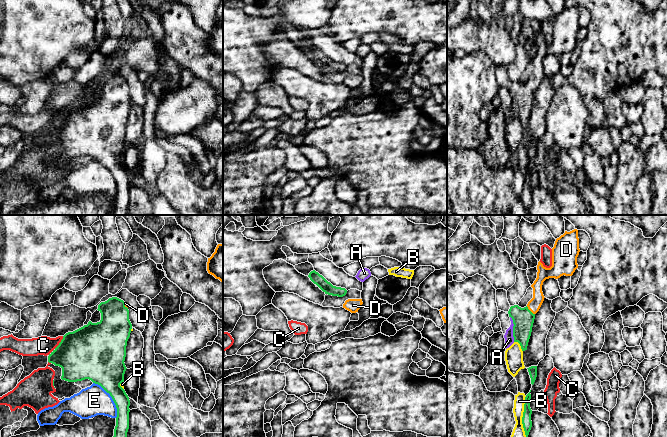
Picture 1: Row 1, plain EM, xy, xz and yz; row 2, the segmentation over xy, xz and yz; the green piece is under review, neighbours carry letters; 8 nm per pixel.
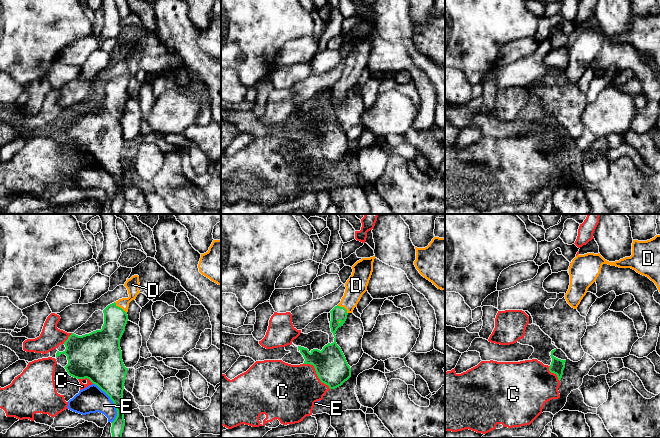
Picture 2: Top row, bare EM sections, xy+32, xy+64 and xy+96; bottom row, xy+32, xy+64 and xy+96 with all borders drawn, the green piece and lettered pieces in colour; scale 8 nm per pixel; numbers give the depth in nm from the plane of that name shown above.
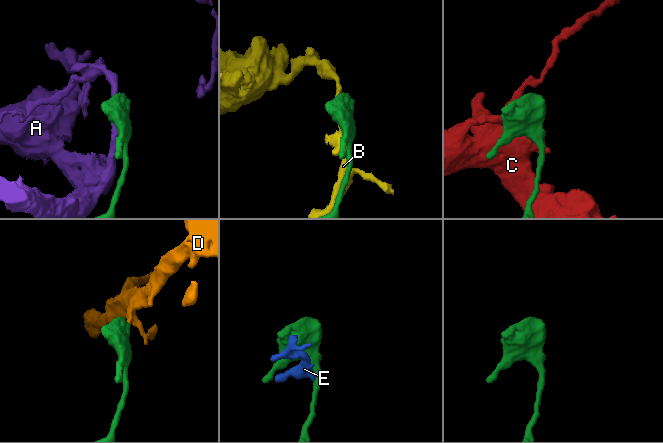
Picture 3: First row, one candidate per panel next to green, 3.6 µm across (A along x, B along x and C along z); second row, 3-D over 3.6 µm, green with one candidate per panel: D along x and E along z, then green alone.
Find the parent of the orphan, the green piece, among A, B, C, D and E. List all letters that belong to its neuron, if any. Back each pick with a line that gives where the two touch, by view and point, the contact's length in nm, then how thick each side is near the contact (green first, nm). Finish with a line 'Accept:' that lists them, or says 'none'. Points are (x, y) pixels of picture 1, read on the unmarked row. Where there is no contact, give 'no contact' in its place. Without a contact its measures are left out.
D: meets green in yz at (529, 86); contact 100 nm long; 170 nm thick on the green side, 100 nm on the other
Accept: D

